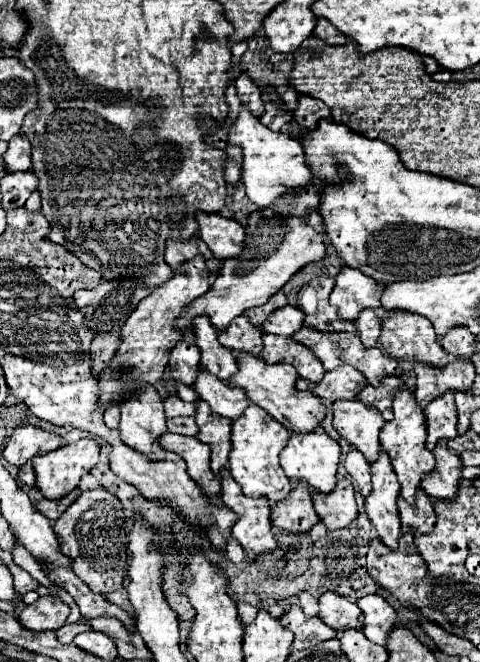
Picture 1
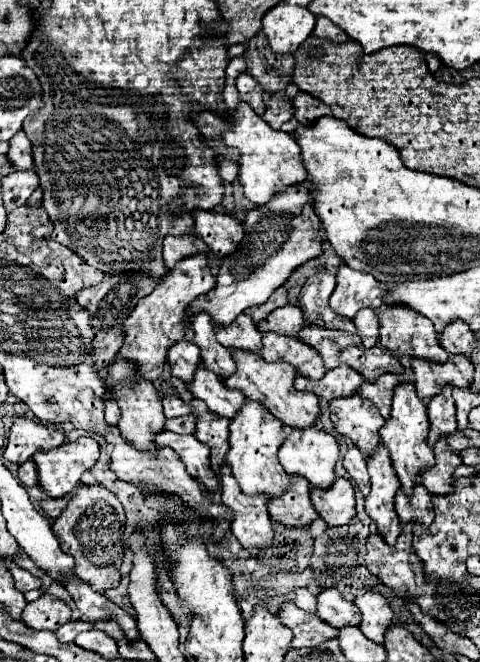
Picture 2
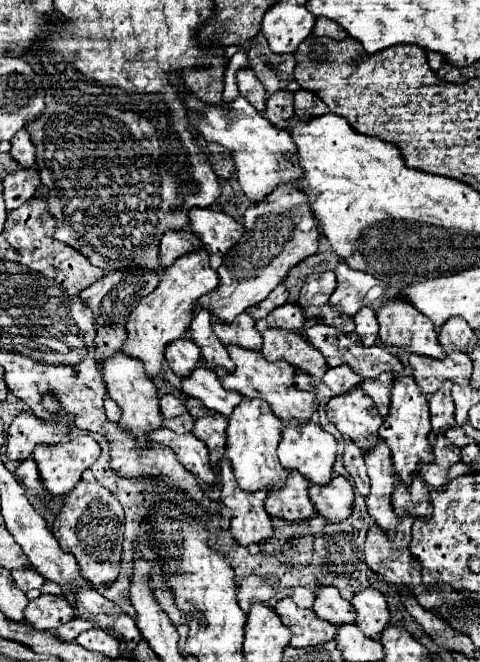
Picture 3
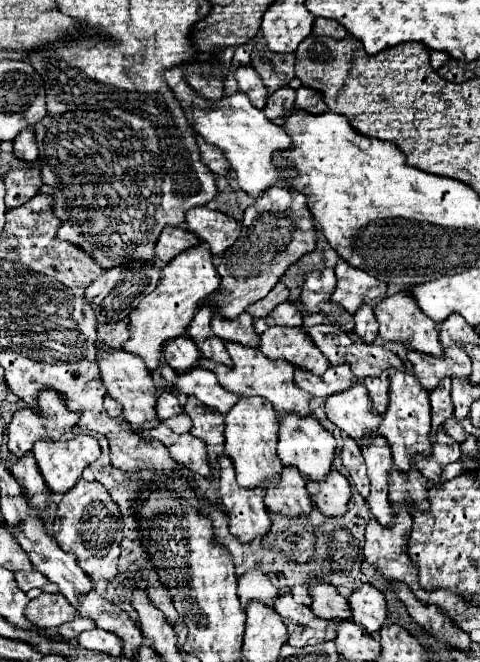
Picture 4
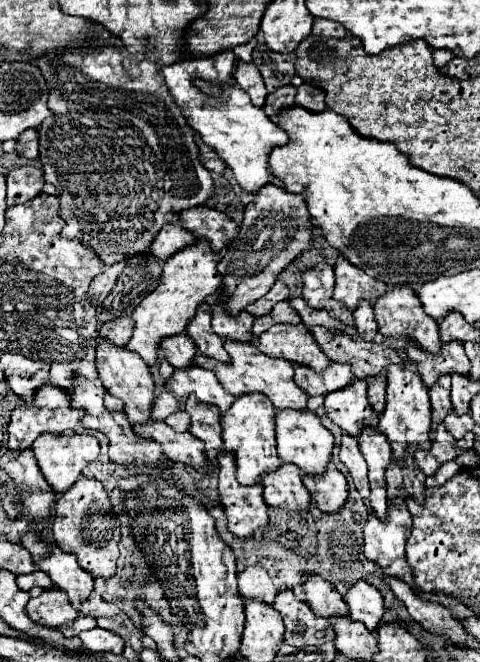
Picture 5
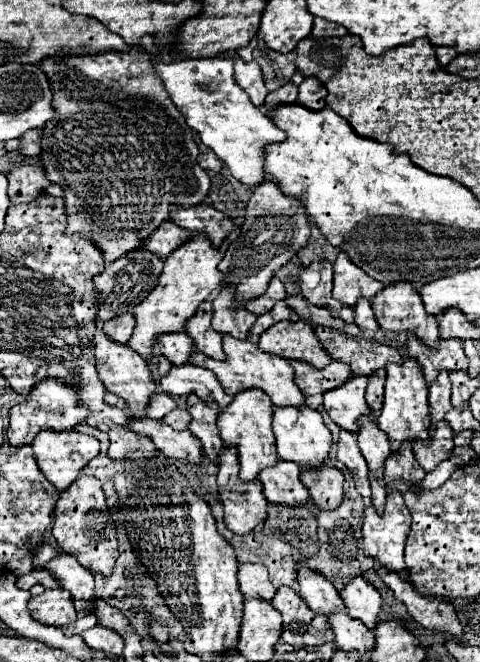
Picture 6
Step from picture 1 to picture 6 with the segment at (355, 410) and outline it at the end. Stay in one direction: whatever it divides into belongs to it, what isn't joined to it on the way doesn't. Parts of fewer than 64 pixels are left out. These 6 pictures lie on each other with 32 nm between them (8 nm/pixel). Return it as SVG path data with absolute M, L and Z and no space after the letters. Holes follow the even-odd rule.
M352 376L348 384L342 384L340 388L332 388L332 392L324 392L324 408L328 416L344 430L356 432L358 424L356 420L364 414L372 414L364 400L368 376Z

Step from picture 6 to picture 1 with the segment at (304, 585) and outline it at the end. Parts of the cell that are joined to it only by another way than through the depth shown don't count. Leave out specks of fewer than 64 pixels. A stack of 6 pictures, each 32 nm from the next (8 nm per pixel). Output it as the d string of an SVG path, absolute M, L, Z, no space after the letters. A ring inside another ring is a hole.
M324 592L318 600L320 612L318 616L334 630L344 630L344 628L362 628L362 612L356 604L348 602L336 592Z

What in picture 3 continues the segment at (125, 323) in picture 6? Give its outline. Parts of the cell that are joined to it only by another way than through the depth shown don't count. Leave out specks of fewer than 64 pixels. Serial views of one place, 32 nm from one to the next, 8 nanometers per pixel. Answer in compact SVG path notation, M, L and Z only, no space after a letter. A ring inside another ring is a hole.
M110 324L110 326L100 326L94 346L96 346L96 358L106 358L118 352L126 340L128 332L122 324Z

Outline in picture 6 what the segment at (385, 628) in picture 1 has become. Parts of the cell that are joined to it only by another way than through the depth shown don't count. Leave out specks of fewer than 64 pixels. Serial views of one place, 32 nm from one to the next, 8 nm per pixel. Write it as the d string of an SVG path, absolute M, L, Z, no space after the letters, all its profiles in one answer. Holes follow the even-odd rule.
M356 576L350 580L342 590L340 596L348 608L348 614L352 618L362 620L370 630L376 626L376 618L382 606L382 598L378 590L364 580L364 576Z

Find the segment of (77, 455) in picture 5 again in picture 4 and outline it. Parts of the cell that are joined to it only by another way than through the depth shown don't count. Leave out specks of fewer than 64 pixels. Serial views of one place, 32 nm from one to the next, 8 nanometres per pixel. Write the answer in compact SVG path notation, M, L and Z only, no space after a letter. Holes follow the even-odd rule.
M80 434L70 440L38 440L32 452L48 488L64 494L78 482L82 470L100 456L100 446L94 436Z

